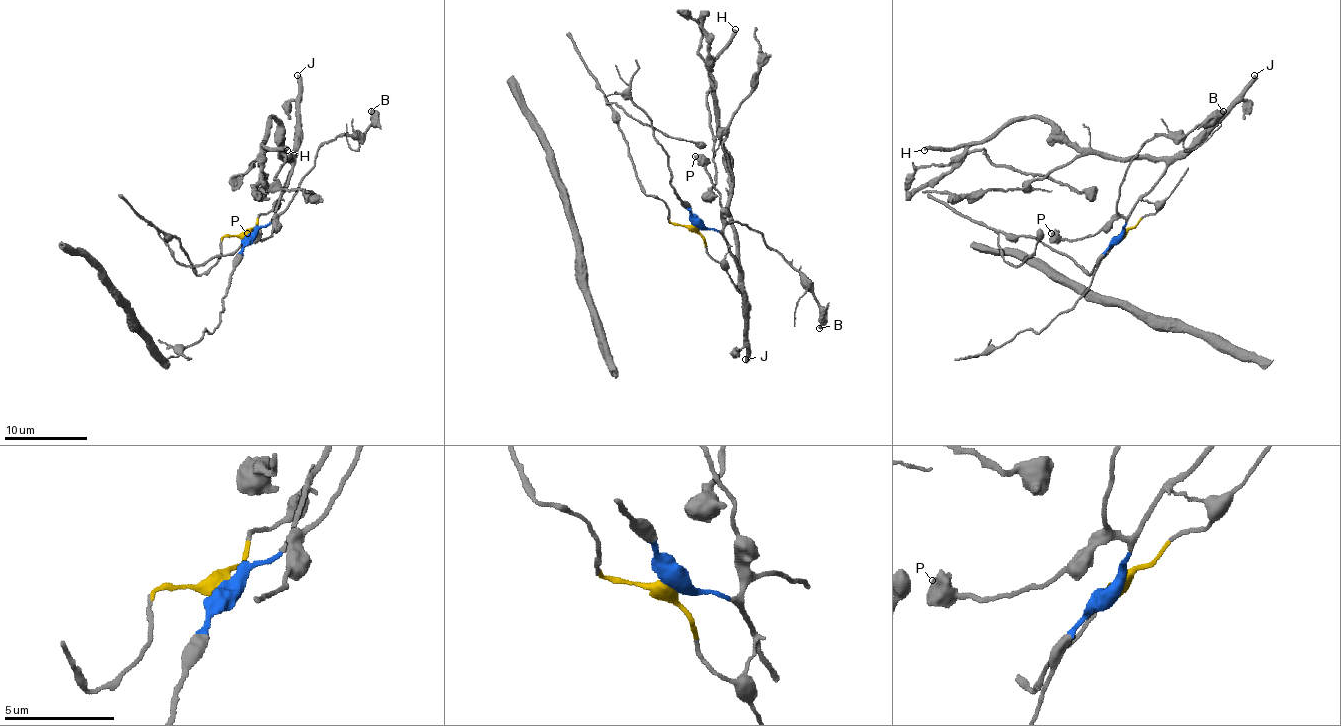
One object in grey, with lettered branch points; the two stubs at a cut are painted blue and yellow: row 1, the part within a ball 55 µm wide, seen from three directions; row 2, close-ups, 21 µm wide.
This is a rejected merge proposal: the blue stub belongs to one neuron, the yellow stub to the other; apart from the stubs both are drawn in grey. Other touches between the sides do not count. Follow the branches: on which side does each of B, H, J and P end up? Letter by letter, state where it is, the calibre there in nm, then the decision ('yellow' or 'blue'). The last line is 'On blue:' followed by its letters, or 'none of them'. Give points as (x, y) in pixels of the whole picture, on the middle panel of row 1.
B: place (819, 328); calibre 480 nm; blue
H: place (735, 29); calibre 360 nm; blue
J: place (745, 359); calibre 400 nm; blue
P: place (695, 156); calibre 550 nm; blue
On blue: B, H, J, P

